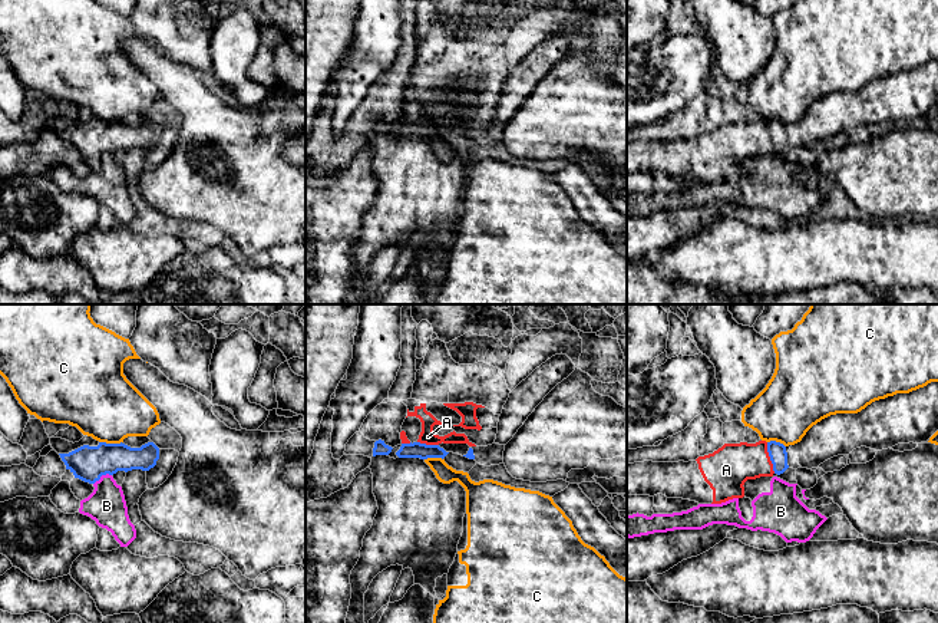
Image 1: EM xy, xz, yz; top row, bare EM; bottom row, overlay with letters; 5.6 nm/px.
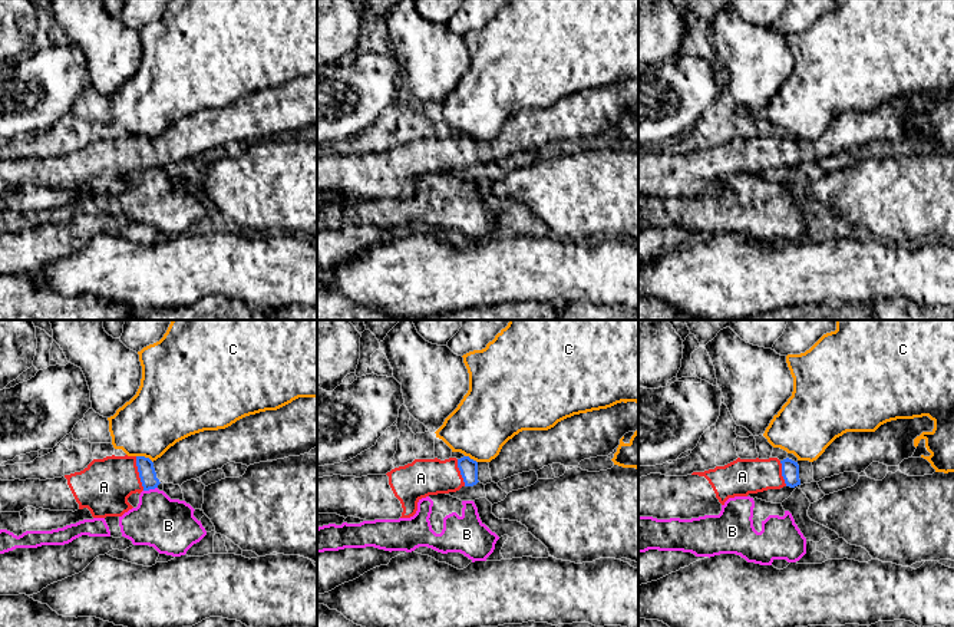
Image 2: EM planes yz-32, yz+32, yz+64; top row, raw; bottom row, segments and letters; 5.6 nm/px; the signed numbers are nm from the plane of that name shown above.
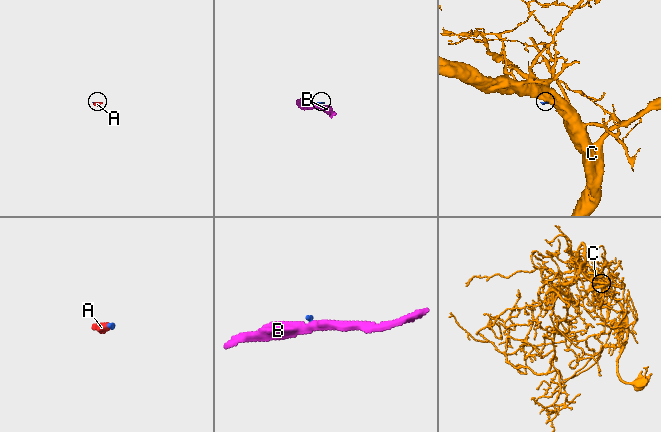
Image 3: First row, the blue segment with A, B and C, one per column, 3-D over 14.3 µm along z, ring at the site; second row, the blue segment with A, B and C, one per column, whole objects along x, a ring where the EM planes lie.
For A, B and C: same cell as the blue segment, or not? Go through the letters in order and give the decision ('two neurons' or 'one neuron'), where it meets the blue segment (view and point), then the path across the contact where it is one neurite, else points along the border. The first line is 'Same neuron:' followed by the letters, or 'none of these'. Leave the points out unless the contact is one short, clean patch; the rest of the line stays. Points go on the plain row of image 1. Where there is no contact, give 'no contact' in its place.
Same neuron: A
A: one neuron; contact yz (770, 137)
B: two neurons; contact xy (102, 152); border xy (111, 152), (103, 152), (93, 162)
C: two neurons; contact xy (111, 122); border xy (99, 119), (121, 121)

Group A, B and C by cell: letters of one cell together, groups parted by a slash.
A / B / C

